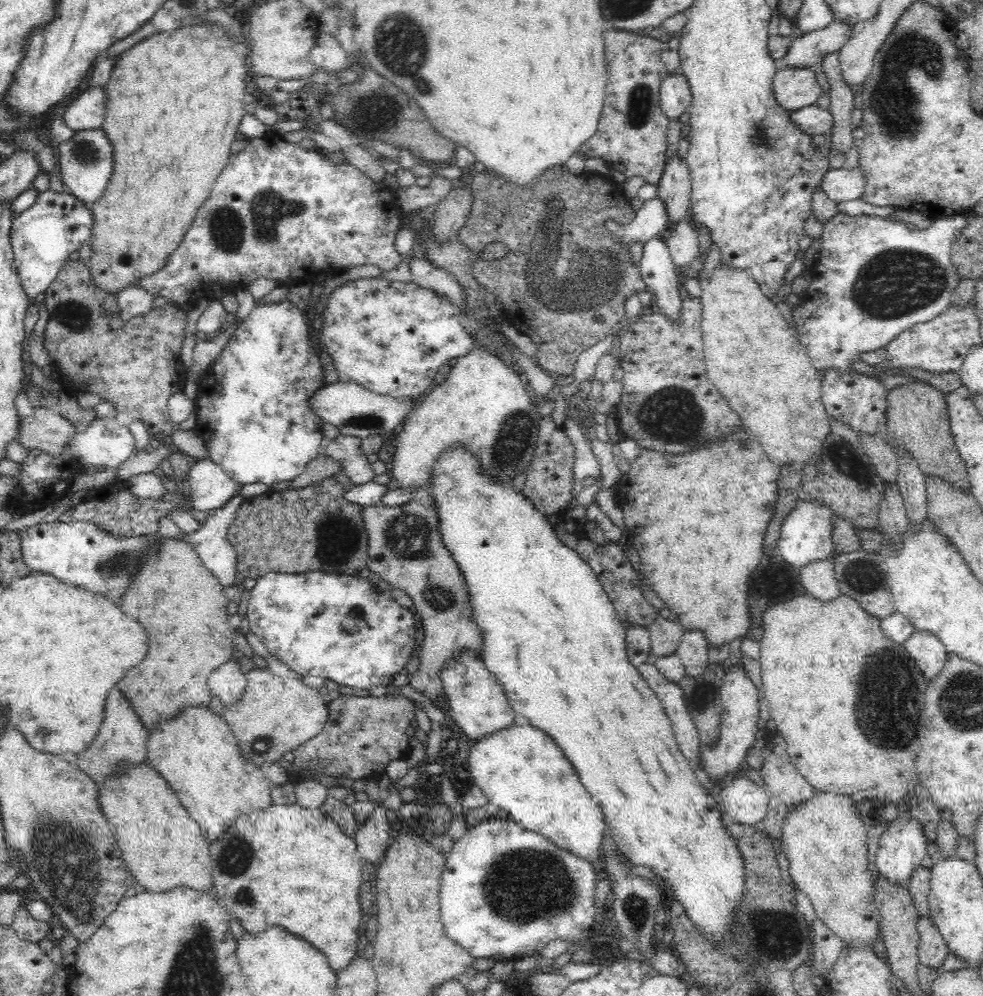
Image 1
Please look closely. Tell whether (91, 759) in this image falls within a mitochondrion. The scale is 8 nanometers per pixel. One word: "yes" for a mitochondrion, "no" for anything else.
no

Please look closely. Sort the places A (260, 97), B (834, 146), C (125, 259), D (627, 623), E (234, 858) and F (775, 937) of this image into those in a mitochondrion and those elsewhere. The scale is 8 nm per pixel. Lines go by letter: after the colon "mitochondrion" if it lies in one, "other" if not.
A: other
B: other
C: other
D: other
E: mitochondrion
F: mitochondrion

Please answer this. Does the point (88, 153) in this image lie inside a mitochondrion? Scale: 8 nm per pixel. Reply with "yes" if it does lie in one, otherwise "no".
yes

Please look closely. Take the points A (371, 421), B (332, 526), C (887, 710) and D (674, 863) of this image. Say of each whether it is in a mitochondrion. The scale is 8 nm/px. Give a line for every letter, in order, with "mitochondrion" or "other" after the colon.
A: mitochondrion
B: other
C: mitochondrion
D: other

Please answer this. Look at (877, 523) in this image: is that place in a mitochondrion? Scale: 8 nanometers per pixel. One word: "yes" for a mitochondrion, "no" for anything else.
no

